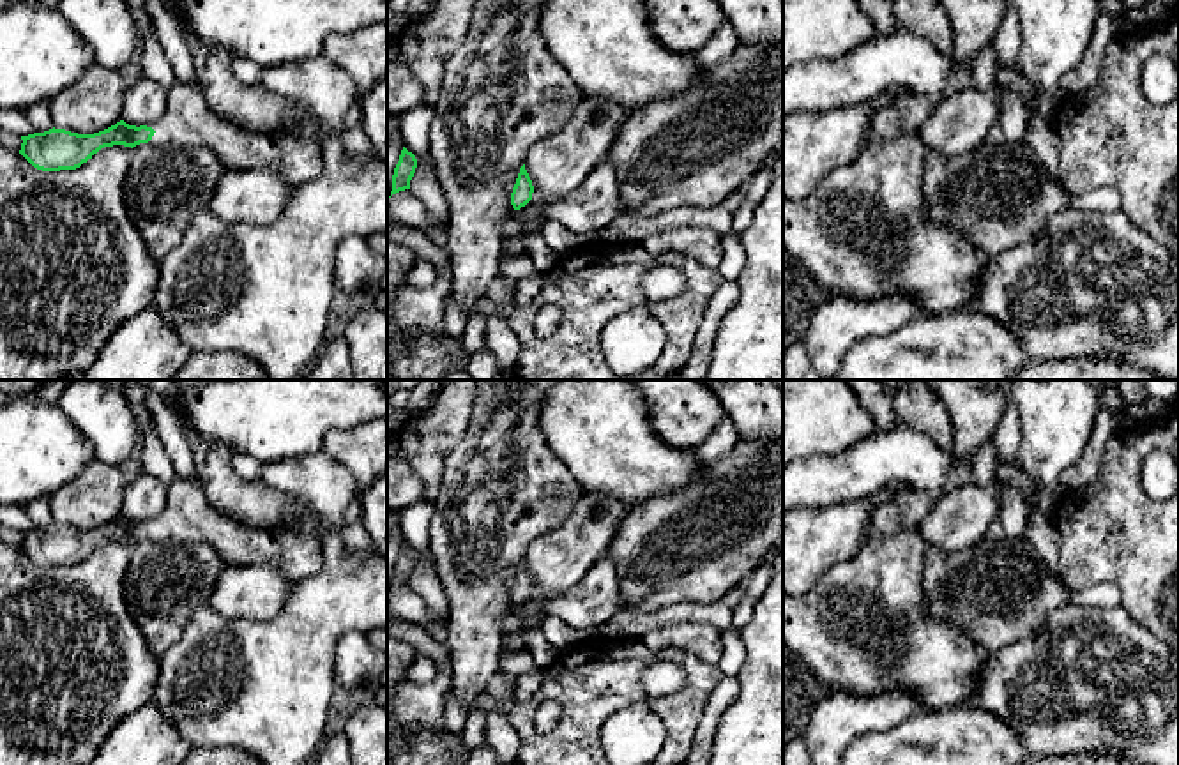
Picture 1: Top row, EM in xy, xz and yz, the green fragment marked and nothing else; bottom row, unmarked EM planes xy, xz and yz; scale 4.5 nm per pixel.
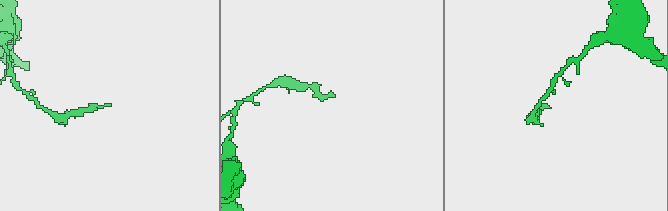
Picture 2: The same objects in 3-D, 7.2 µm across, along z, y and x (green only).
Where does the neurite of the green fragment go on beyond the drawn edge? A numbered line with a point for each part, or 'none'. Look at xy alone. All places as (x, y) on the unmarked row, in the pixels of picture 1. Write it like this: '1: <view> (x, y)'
1: xy (188, 516)

